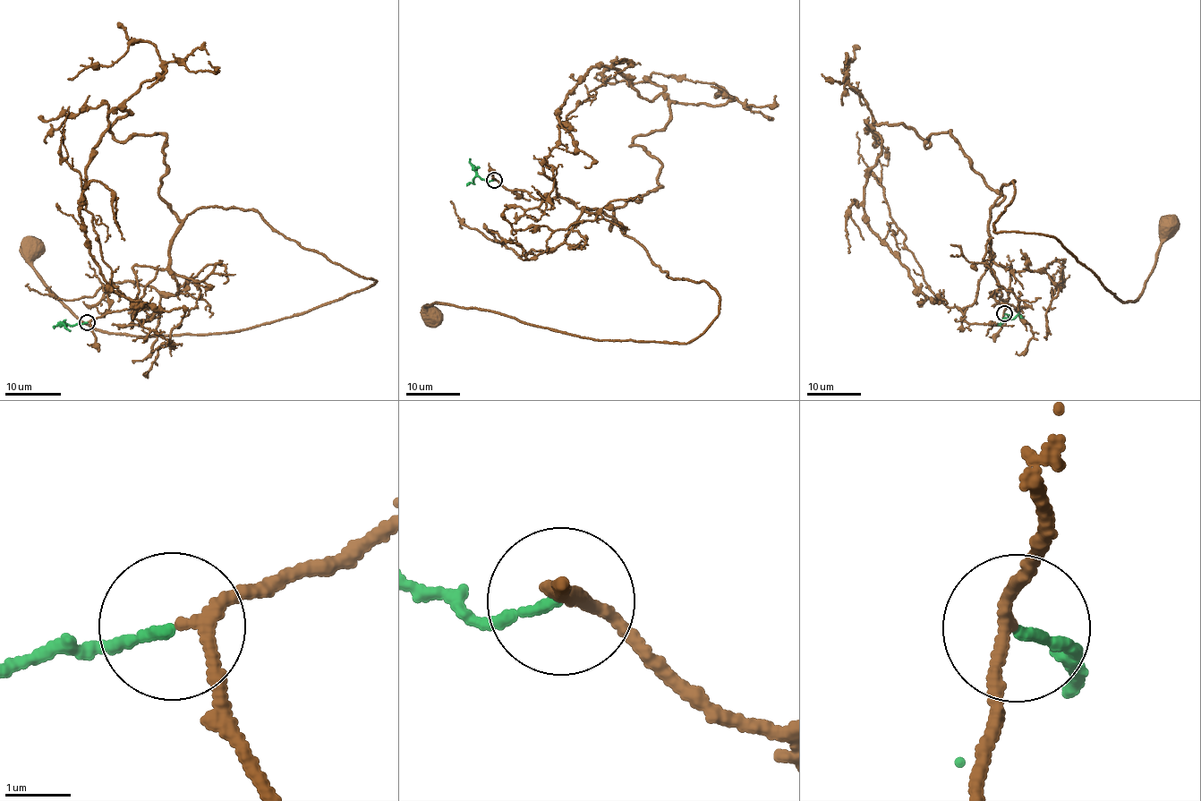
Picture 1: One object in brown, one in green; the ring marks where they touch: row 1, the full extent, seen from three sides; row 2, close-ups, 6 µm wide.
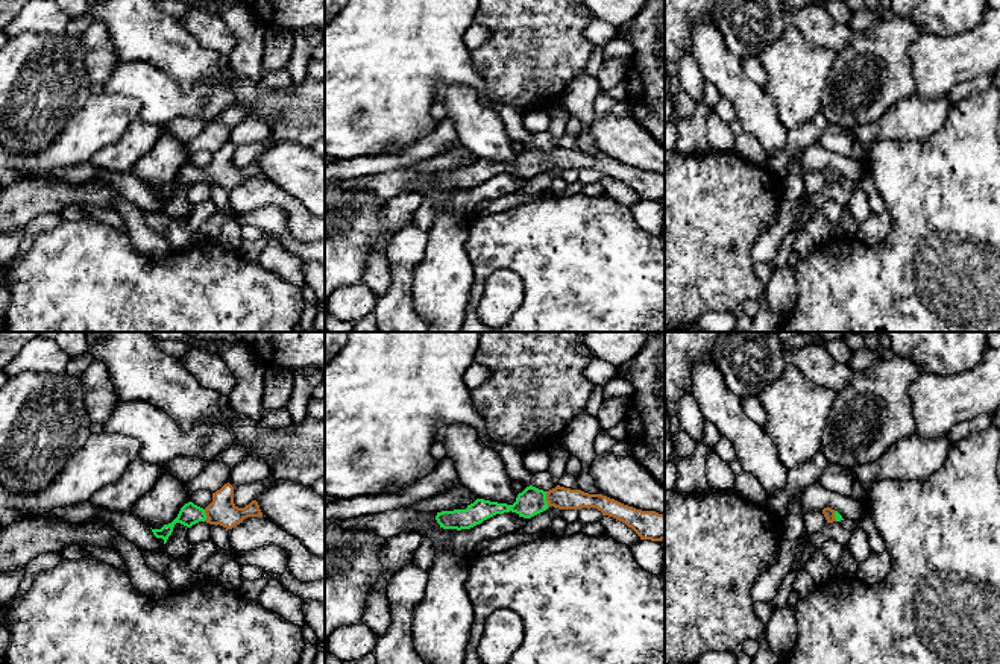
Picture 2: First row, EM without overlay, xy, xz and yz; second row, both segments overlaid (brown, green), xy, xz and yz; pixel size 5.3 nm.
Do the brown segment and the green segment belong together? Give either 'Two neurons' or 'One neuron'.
One neuron

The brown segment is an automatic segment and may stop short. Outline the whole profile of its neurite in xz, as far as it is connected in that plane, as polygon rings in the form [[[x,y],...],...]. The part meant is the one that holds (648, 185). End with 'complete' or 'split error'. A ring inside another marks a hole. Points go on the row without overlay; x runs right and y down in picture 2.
[[[533,146],[517,155],[513,165],[476,159],[466,170],[437,173],[436,180],[443,189],[470,189],[484,180],[504,173],[516,173],[519,177],[531,179],[549,167],[558,170],[596,168],[602,176],[613,177],[631,188],[640,200],[665,200],[665,174],[642,171],[624,165],[602,155],[589,155],[557,146],[549,152]]]; split error

